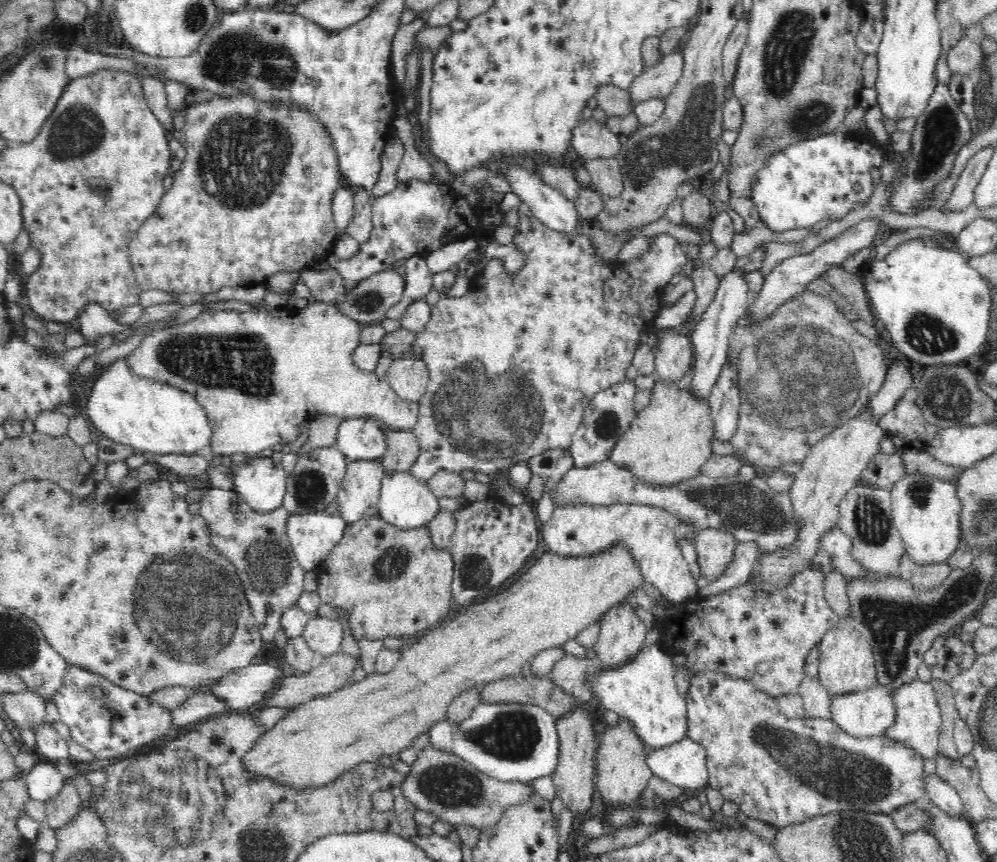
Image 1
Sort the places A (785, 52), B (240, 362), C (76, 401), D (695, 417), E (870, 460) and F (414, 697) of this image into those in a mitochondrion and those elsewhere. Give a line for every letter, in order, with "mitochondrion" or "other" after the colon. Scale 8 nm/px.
A: mitochondrion
B: mitochondrion
C: other
D: other
E: other
F: other

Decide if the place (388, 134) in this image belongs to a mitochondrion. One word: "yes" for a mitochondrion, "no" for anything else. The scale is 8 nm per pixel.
no

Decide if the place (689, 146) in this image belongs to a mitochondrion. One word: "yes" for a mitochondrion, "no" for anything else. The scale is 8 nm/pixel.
yes

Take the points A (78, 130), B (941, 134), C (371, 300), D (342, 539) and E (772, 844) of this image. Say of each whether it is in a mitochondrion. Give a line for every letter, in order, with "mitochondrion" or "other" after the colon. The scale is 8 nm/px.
A: mitochondrion
B: mitochondrion
C: mitochondrion
D: other
E: other

